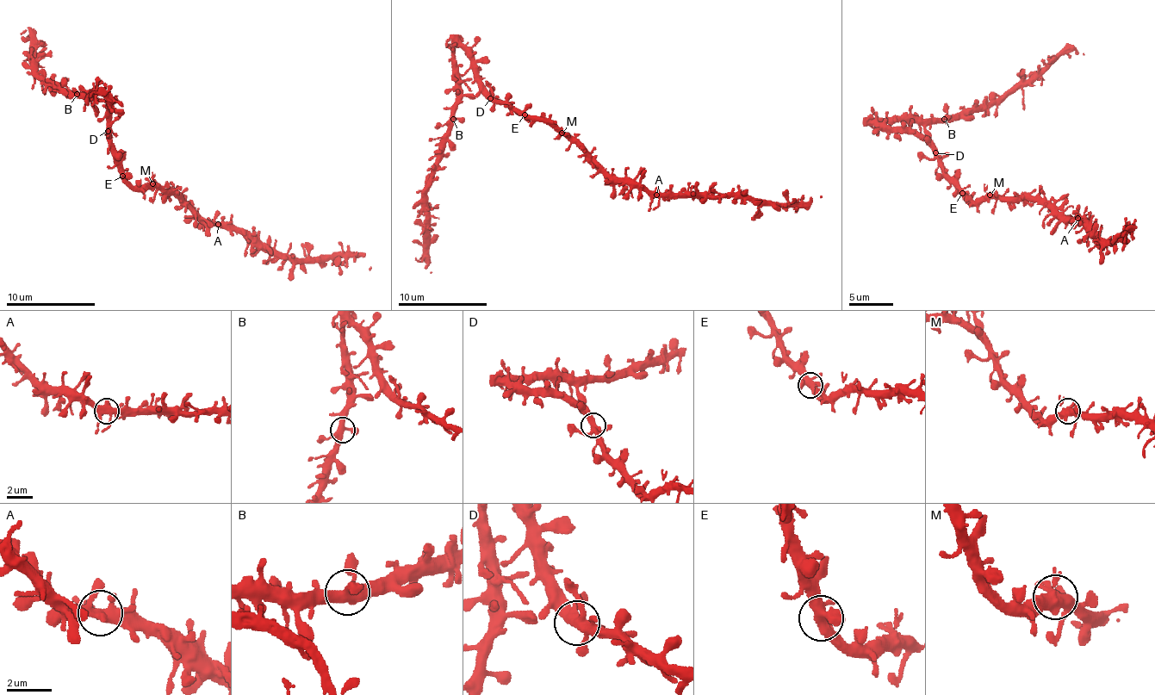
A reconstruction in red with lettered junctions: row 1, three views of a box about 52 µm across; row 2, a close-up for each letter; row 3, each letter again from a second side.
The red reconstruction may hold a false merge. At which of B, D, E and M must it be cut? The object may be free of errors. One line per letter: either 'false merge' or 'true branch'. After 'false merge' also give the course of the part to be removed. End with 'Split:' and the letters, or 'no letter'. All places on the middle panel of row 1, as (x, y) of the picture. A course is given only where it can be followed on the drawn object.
B: true branch
D: true branch
E: true branch
M: true branch
Split: no letter

